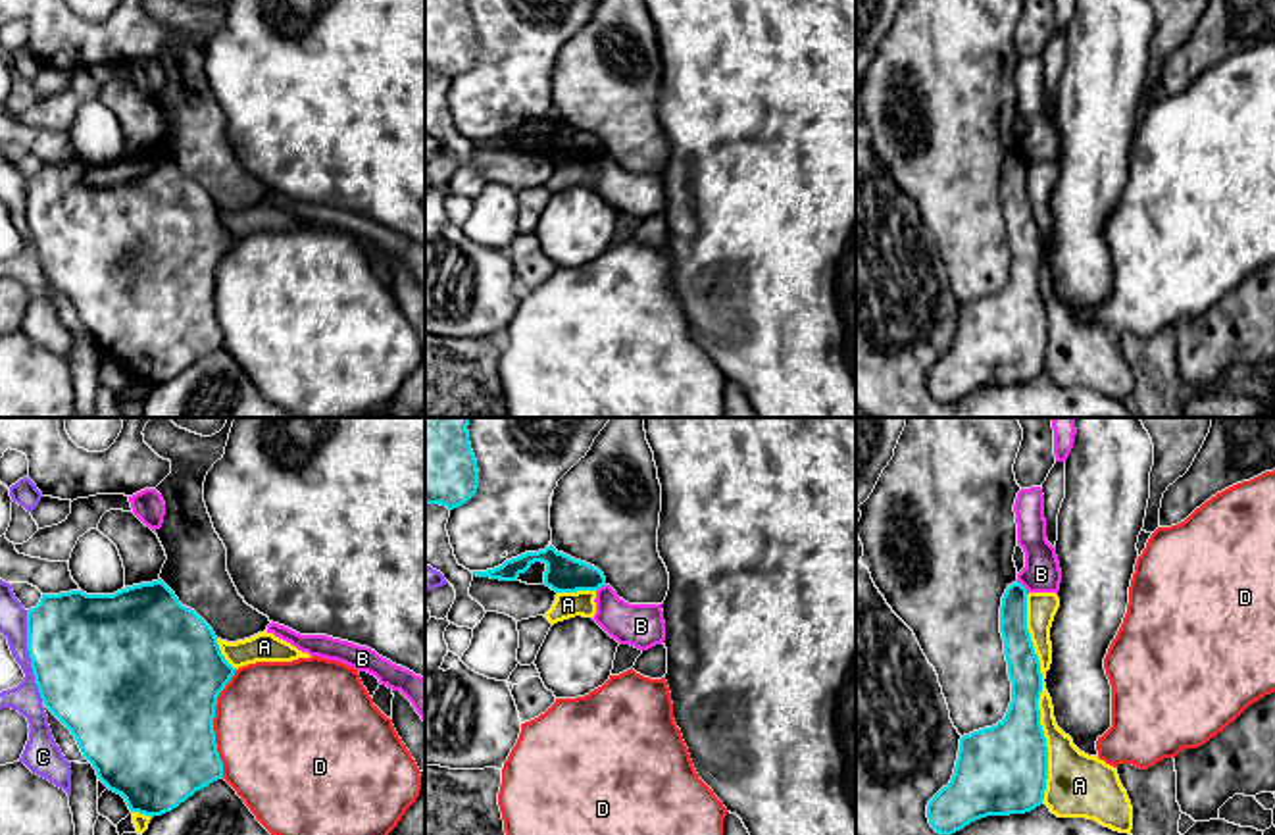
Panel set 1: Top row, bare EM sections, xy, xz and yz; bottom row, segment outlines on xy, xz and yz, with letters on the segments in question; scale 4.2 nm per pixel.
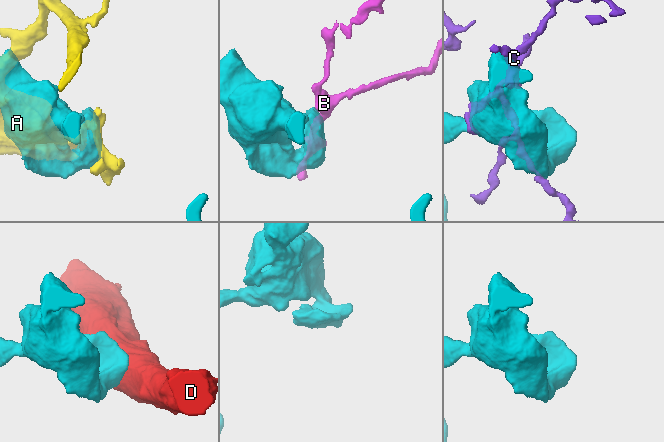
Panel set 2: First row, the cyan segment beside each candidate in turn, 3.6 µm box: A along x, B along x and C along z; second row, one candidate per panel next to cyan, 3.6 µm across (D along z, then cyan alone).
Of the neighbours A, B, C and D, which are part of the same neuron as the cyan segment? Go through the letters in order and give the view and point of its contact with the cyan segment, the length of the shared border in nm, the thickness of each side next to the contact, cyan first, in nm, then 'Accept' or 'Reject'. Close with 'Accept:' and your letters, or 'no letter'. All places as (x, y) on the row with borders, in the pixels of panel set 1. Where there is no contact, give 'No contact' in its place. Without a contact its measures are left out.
A: Touches cyan at yz (1039, 697). Shared border 900 nm. Thickness 280 nm (cyan) against 120 nm. Reject
B: Touches cyan at yz (1024, 587). Shared border 80 nm. Thickness 130 nm (cyan) against 160 nm. Reject
C: Touches cyan at xy (29, 657). Shared border 400 nm. Thickness 500 nm (cyan) against 120 nm. Reject
D: Touches cyan at xy (212, 724). Shared border 460 nm. Thickness 500 nm (cyan) against 480 nm. Reject
Accept: no letter

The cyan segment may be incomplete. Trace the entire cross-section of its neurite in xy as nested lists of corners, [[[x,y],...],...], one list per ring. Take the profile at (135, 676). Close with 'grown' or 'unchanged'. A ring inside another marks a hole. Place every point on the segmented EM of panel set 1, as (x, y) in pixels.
[[[162,579],[133,585],[113,595],[87,595],[83,591],[42,595],[40,602],[27,610],[27,650],[35,683],[44,706],[71,731],[83,756],[96,770],[98,779],[110,791],[121,795],[131,812],[150,818],[162,816],[177,808],[196,791],[223,777],[223,762],[215,745],[213,718],[217,696],[231,681],[237,668],[233,668],[221,654],[213,629],[194,610],[183,606],[175,593]]]; unchanged

